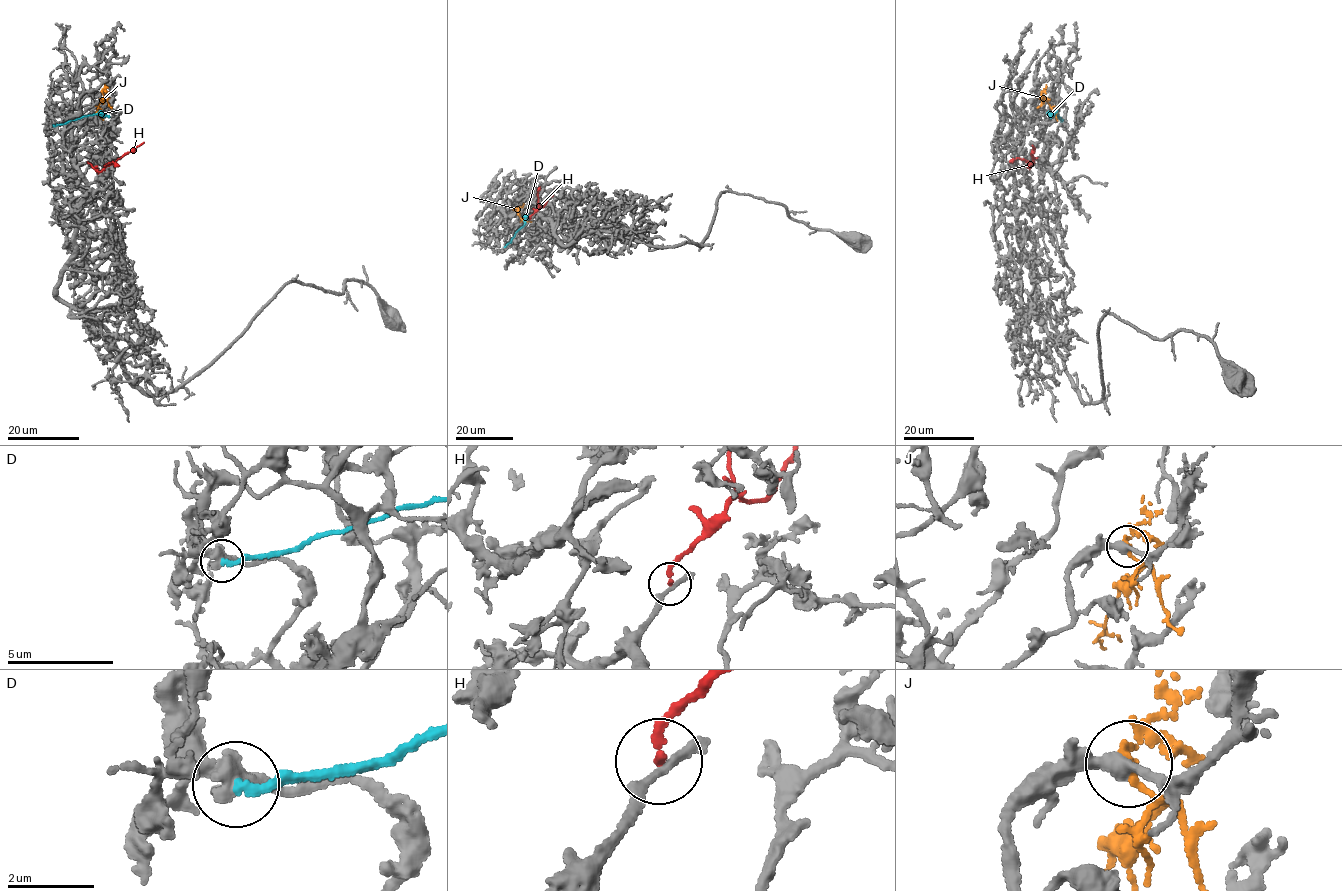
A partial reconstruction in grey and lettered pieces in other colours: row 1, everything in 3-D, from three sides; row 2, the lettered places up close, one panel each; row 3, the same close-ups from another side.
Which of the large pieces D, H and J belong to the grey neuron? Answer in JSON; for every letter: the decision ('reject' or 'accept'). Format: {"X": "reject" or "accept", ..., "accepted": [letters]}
{"D": "reject", "H": "reject", "J": "reject", "accepted": []}

